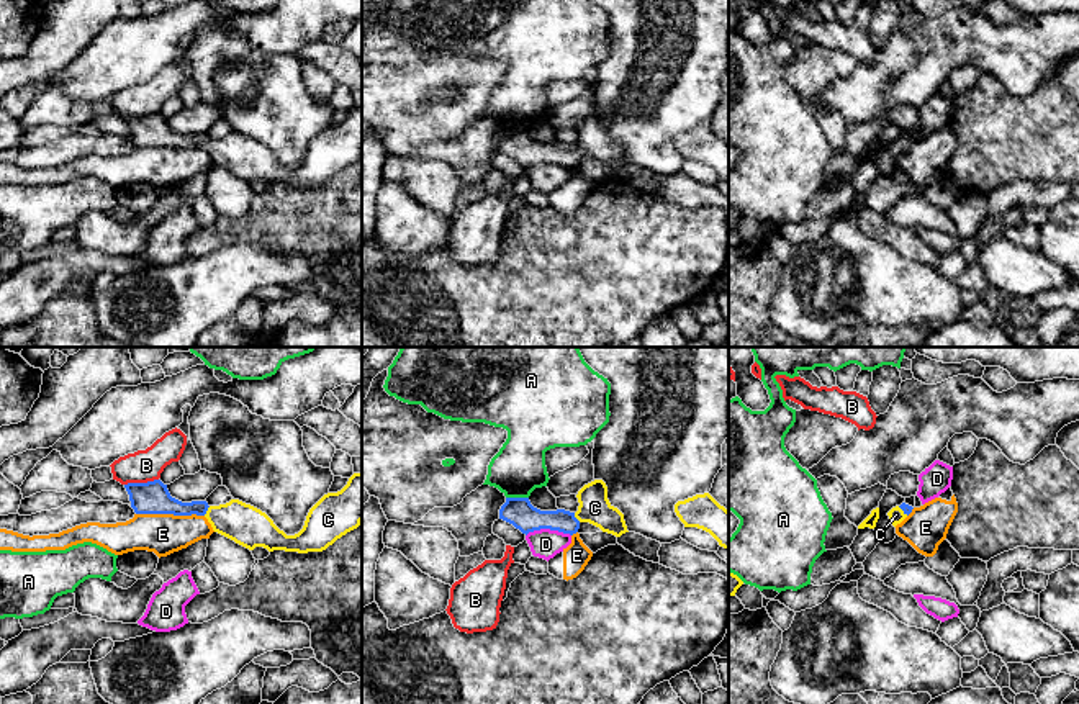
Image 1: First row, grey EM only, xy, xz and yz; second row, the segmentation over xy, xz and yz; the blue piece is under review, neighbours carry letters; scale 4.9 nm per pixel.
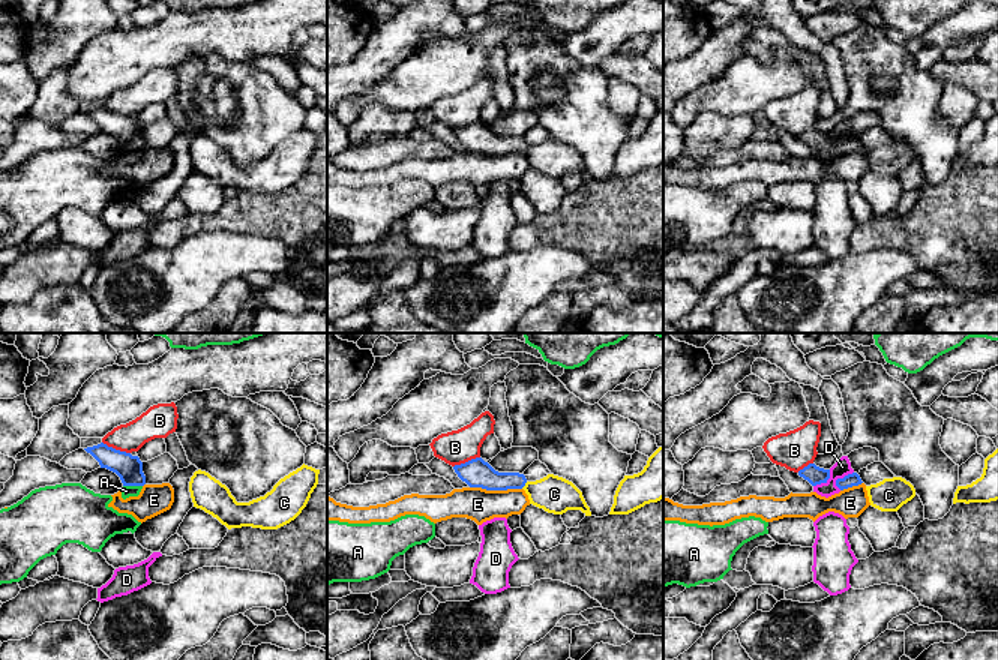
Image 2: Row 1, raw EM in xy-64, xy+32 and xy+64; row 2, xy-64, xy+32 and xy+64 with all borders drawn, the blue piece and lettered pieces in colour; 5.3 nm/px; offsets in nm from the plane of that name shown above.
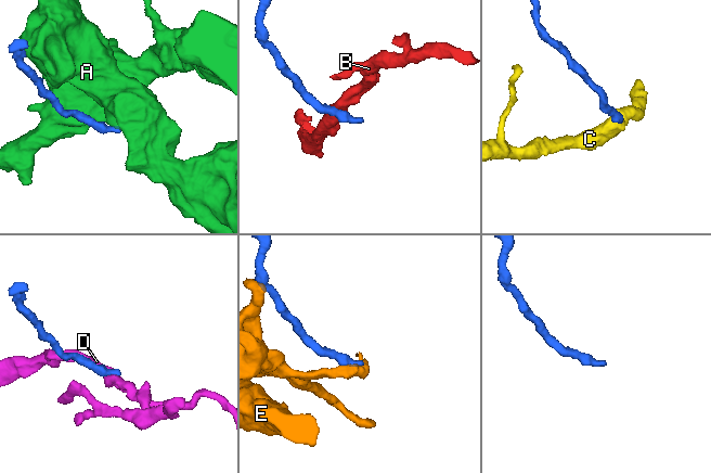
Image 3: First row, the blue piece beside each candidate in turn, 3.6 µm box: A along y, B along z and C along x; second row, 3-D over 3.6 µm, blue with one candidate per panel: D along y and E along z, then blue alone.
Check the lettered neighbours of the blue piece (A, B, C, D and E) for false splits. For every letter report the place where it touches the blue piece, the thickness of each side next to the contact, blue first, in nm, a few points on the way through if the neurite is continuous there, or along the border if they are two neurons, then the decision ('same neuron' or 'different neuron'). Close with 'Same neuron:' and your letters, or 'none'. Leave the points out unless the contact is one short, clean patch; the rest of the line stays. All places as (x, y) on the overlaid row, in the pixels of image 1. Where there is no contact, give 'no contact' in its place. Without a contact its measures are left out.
A: meets blue in xz at (518, 498); 140 nm thick on the blue side, 260 nm on the other; different neuron
B: meets blue in xy at (141, 483); 160 nm thick on the blue side, 160 nm on the other; border along xy (158, 478), (125, 485); different neuron
C: meets blue in xy at (207, 509); 140 nm thick on the blue side, 200 nm on the other; runs through xy (158, 500), (177, 508), (207, 509), (248, 526); same neuron
D: meets blue in xz at (547, 528); 140 nm thick on the blue side, 150 nm on the other; border along xz (570, 534), (534, 529), (526, 536); different neuron
E: meets blue in xy at (171, 513); 160 nm thick on the blue side, 200 nm on the other; different neuron
Same neuron: C

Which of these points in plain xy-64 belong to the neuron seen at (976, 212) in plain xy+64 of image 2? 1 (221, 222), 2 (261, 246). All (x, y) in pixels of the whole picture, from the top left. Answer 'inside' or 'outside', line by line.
1: inside
2: outside

